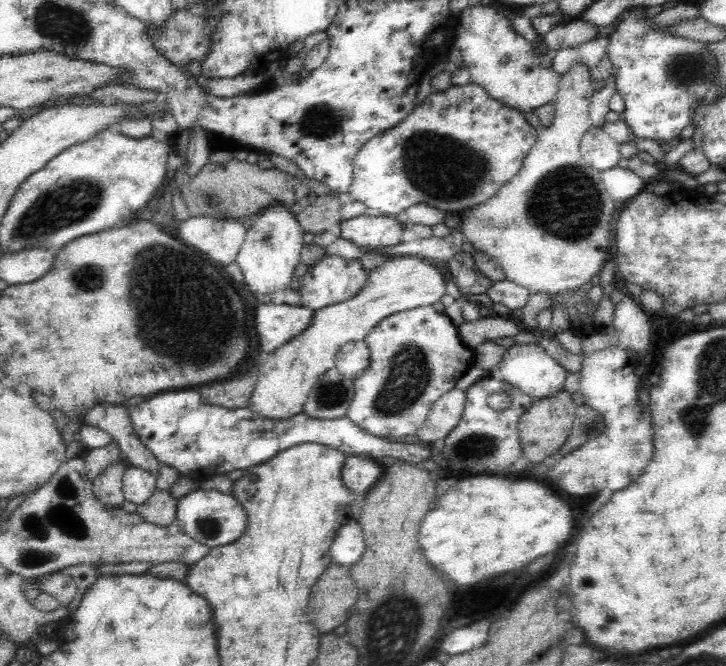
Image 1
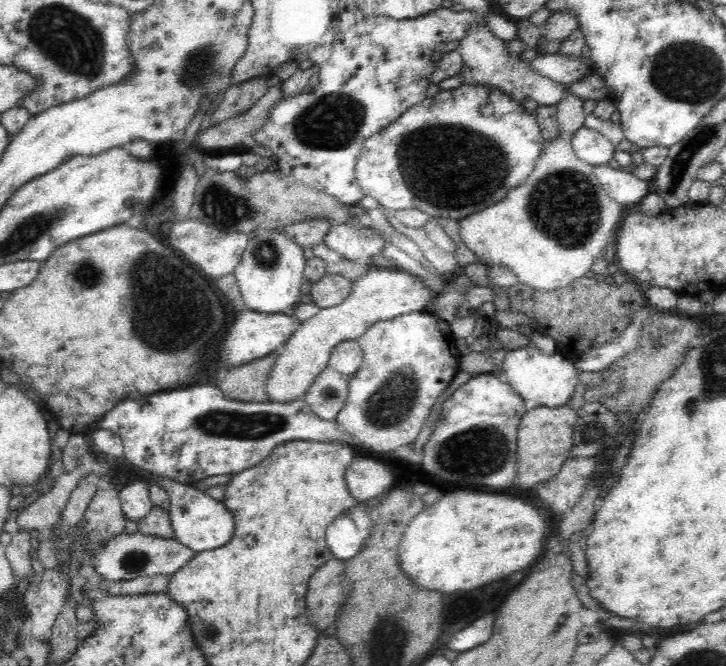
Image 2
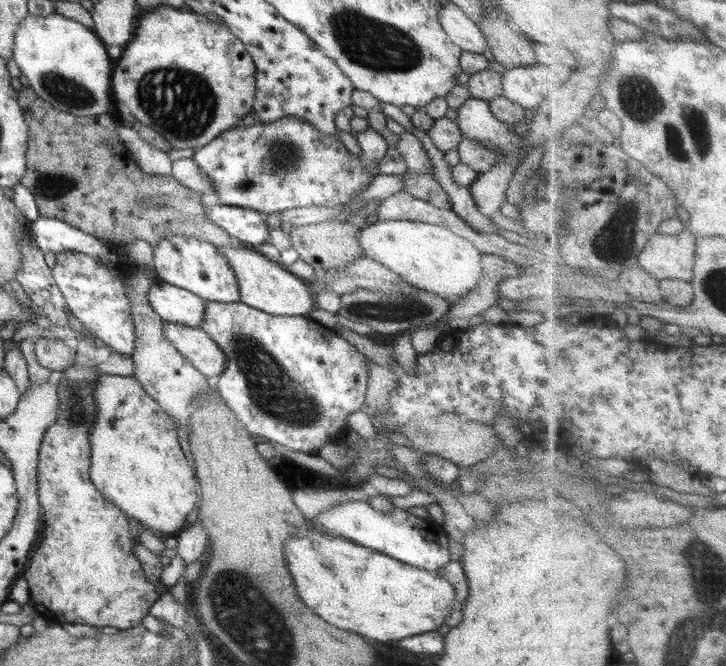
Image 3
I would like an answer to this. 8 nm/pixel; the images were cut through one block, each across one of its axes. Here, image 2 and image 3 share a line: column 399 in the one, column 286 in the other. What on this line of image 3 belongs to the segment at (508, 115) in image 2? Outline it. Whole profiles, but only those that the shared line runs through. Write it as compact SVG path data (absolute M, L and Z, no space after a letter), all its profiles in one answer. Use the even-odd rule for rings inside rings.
M284 116L268 124L256 121L249 126L230 128L226 134L218 135L189 155L210 178L212 188L218 196L218 204L242 207L266 215L290 209L311 206L330 208L350 203L376 176L362 168L359 158L350 153L337 136L326 136L310 122L304 122L294 116Z

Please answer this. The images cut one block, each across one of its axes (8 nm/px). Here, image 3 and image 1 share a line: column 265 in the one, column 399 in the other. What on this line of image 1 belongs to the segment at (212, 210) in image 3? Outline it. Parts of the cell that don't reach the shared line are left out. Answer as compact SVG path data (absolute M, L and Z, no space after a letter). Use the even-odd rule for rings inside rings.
M366 214L342 222L340 228L340 237L352 241L358 247L367 247L368 250L374 250L378 246L401 244L405 229L395 215Z

